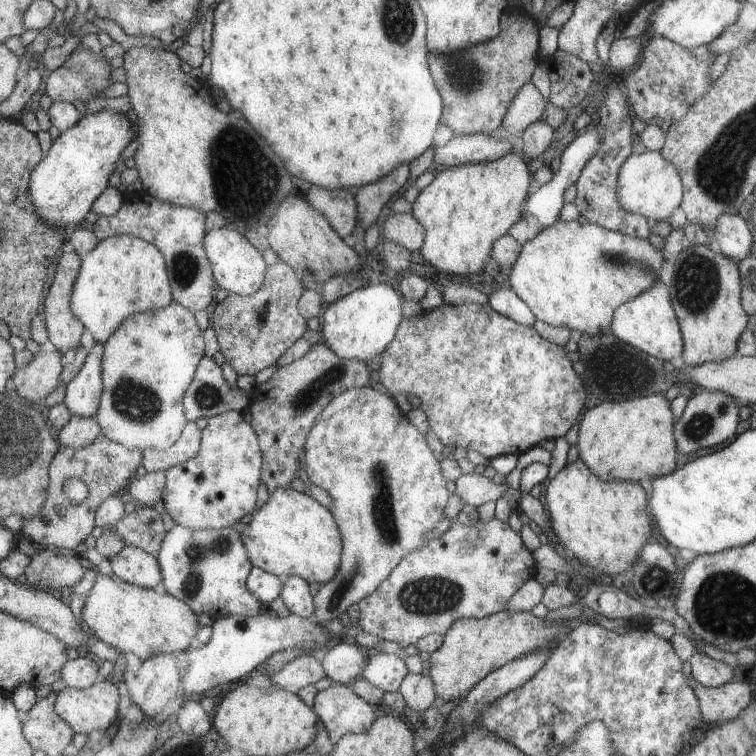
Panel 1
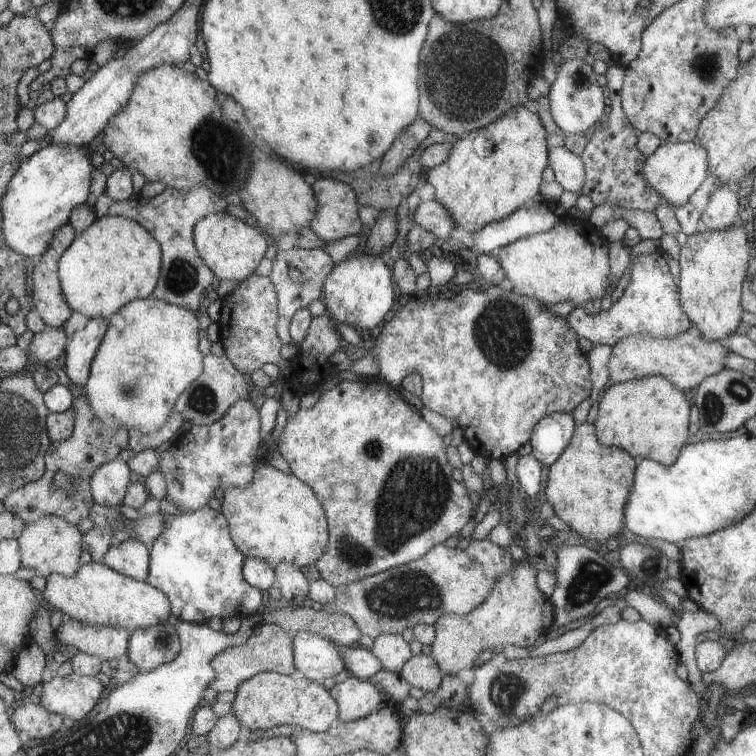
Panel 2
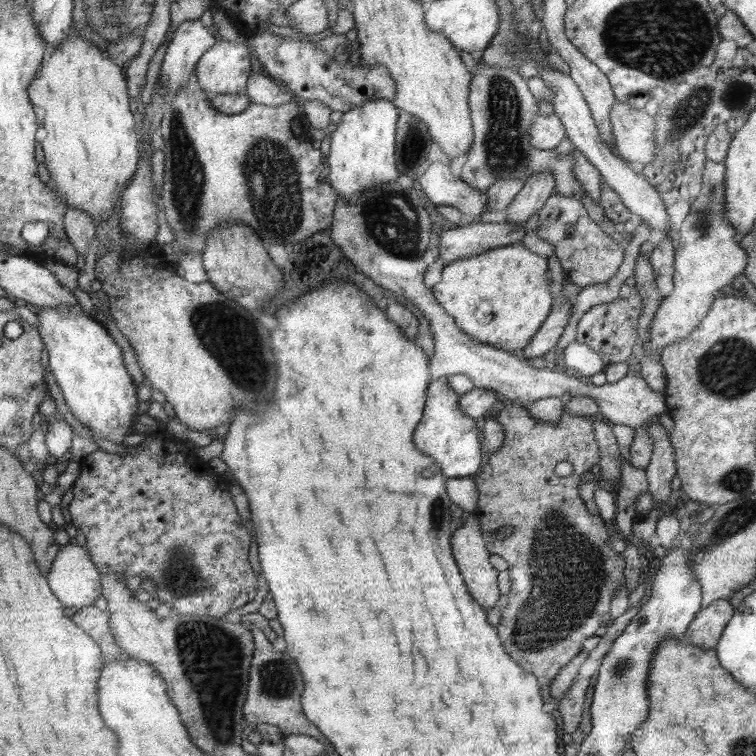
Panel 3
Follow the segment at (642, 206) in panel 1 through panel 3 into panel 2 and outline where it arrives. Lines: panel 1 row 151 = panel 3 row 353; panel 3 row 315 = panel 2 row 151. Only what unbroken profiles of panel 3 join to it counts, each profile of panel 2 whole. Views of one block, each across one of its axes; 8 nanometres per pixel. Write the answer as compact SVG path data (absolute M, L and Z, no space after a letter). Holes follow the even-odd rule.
M691 141L662 143L643 160L643 166L641 166L641 178L659 194L659 198L664 198L669 206L675 208L683 206L689 200L690 194L693 194L698 189L698 186L702 184L707 175L706 150L703 150L702 146Z

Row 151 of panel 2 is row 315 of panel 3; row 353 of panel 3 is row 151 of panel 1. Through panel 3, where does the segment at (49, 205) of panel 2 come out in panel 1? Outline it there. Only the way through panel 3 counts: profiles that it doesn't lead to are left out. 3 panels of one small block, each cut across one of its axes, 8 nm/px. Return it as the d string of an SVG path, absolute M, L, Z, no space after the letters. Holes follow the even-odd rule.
M105 109L85 114L73 126L61 132L52 141L46 156L35 166L30 174L30 184L27 185L29 200L34 204L39 218L59 229L79 222L99 194L103 193L107 178L129 140L129 122L121 113Z

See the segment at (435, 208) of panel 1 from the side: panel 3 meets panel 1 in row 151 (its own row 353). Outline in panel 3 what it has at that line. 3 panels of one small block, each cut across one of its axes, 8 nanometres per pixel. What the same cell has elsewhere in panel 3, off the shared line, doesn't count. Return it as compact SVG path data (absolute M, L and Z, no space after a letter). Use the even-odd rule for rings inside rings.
M517 242L517 246L489 249L445 265L441 279L431 291L435 301L470 340L517 355L537 334L551 310L549 306L553 306L547 278L547 260Z

